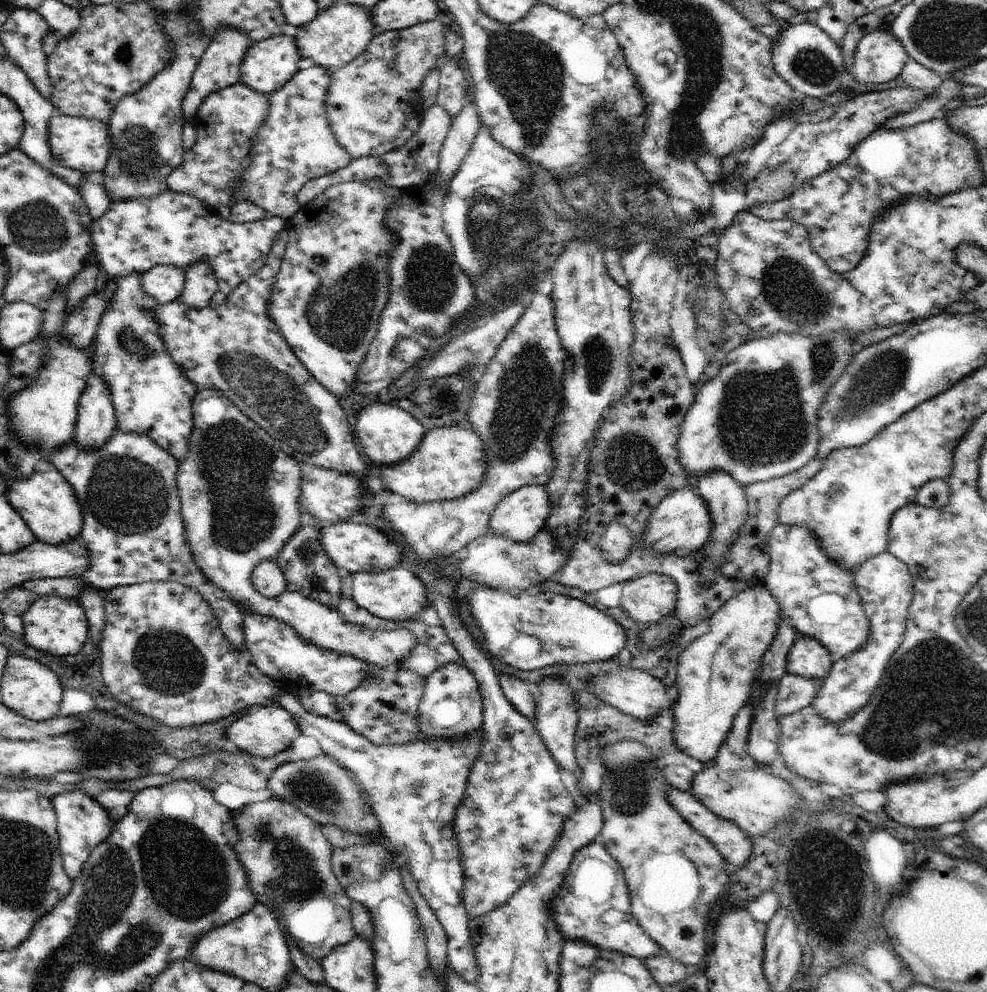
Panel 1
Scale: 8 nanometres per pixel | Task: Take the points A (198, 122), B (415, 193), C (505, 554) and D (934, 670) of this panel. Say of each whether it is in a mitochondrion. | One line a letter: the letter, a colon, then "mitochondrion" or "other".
A: other
B: other
C: mitochondrion
D: mitochondrion

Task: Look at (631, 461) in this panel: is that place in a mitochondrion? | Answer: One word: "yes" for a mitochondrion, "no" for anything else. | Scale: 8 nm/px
yes

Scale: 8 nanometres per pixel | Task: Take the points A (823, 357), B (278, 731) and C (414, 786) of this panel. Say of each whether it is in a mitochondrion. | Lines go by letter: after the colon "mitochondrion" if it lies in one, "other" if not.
A: mitochondrion
B: other
C: mitochondrion

